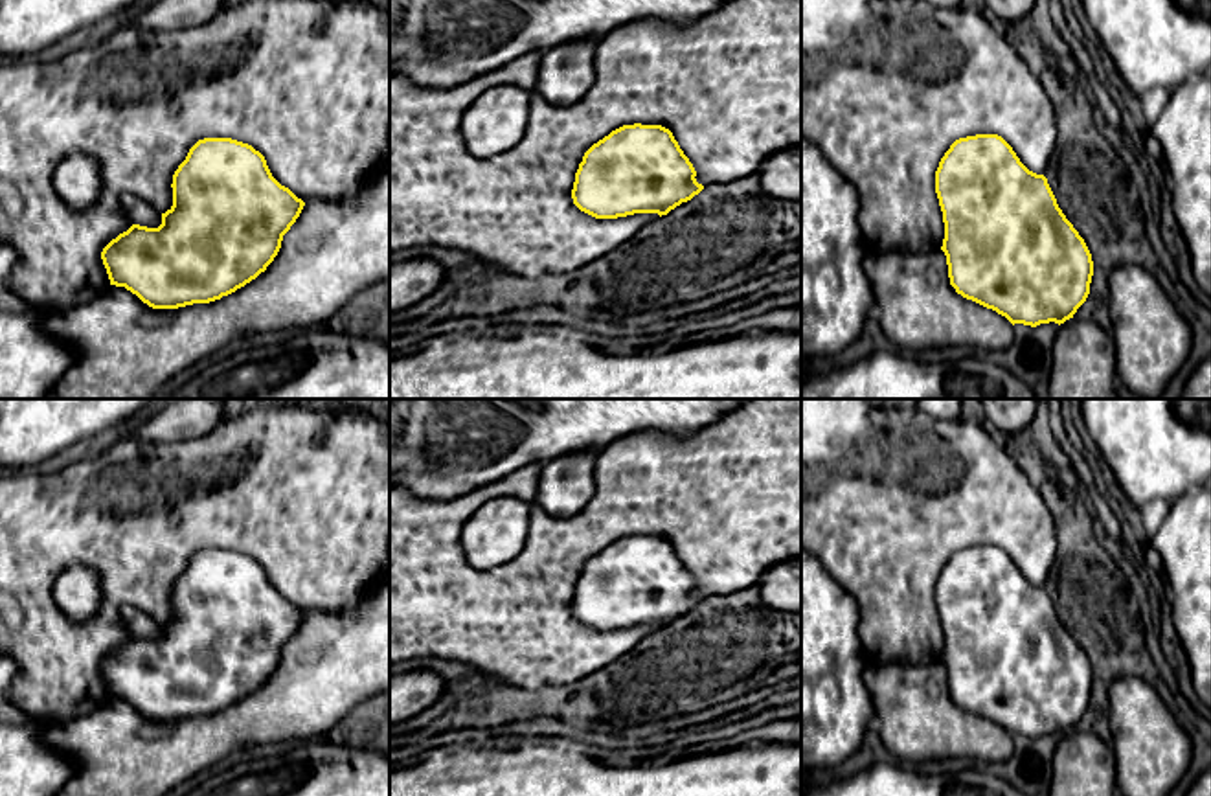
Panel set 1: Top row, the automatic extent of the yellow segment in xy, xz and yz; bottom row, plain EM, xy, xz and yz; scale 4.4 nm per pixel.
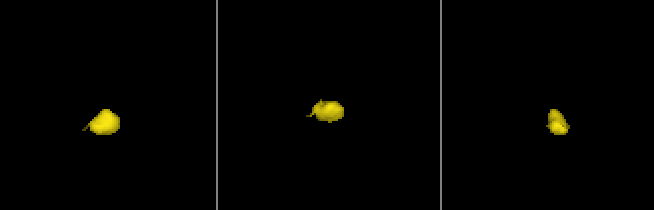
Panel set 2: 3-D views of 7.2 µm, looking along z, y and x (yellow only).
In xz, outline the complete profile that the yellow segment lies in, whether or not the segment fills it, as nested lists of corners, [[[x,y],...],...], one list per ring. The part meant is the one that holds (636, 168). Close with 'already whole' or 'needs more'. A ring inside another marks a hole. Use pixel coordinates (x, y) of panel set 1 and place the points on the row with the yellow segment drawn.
[[[623,125],[583,156],[573,204],[595,219],[667,215],[704,186],[673,132],[662,125]]]; already whole

